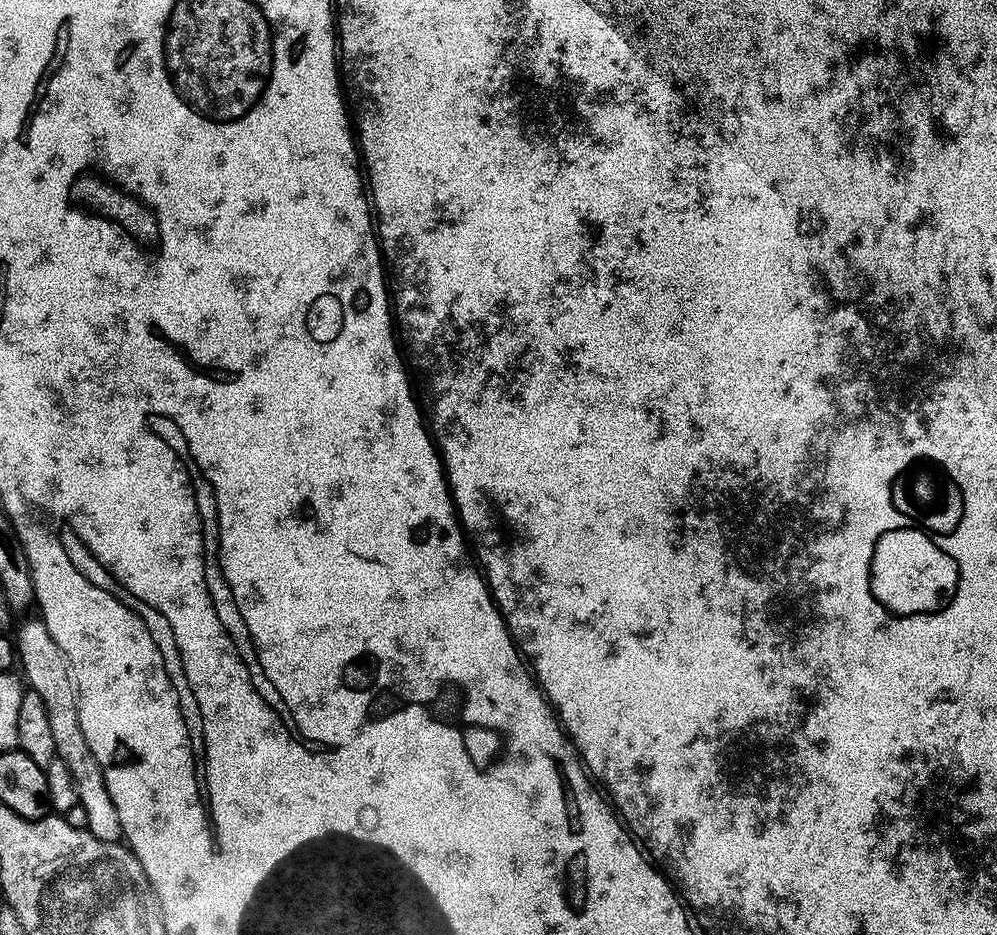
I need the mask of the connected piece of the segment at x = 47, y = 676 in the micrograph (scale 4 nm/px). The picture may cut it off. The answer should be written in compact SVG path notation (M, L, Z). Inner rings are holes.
M33 618L18 628L15 629L14 647L19 667L24 667L23 679L26 684L28 679L27 687L37 692L46 705L46 719L50 722L56 754L60 760L66 762L74 777L74 784L78 786L78 804L82 806L82 810L86 810L87 830L102 842L117 843L124 836L122 822L118 822L118 810L114 810L110 790L106 790L102 766L98 766L98 758L94 758L90 742L86 742L86 734L82 734L82 722L78 722L80 695L70 658L66 658L66 650L62 650L62 646L58 646L58 642L50 638L50 630L46 630L43 620Z

